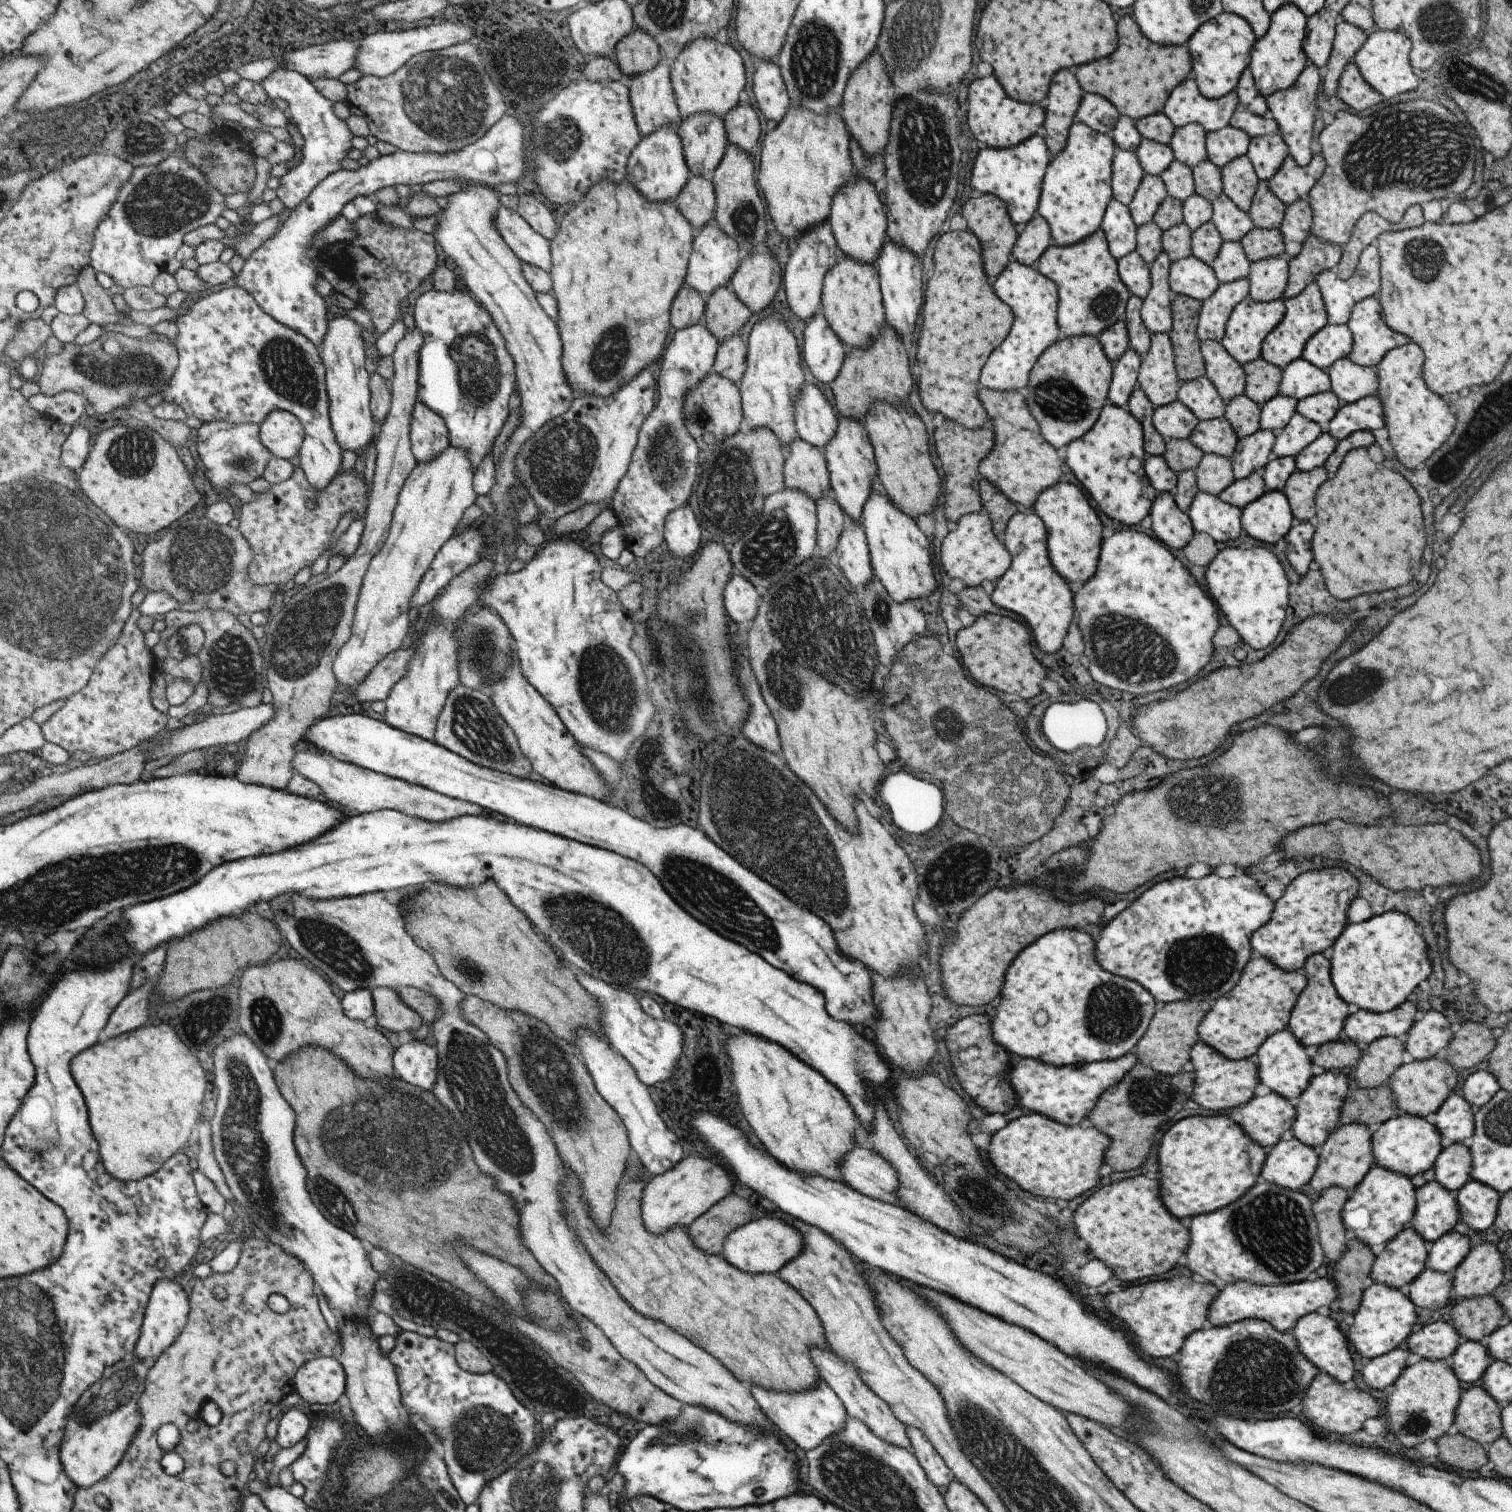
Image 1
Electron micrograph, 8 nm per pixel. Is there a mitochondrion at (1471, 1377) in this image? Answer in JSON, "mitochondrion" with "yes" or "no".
{"mitochondrion":"no"}

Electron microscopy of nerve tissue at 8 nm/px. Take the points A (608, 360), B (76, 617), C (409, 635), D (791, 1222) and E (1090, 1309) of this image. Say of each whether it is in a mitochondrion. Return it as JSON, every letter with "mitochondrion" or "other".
{"A":"mitochondrion","B":"mitochondrion","C":"other","D":"other","E":"other"}

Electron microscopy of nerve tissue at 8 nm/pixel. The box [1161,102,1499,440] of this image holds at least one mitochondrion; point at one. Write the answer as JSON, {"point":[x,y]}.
{"point":[1394,153]}

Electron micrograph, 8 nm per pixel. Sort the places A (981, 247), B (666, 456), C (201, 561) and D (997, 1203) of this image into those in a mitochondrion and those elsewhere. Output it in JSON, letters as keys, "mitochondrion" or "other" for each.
{"A":"other","B":"mitochondrion","C":"mitochondrion","D":"mitochondrion"}

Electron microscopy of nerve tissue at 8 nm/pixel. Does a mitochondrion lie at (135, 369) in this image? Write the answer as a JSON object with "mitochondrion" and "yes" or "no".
{"mitochondrion":"yes"}

